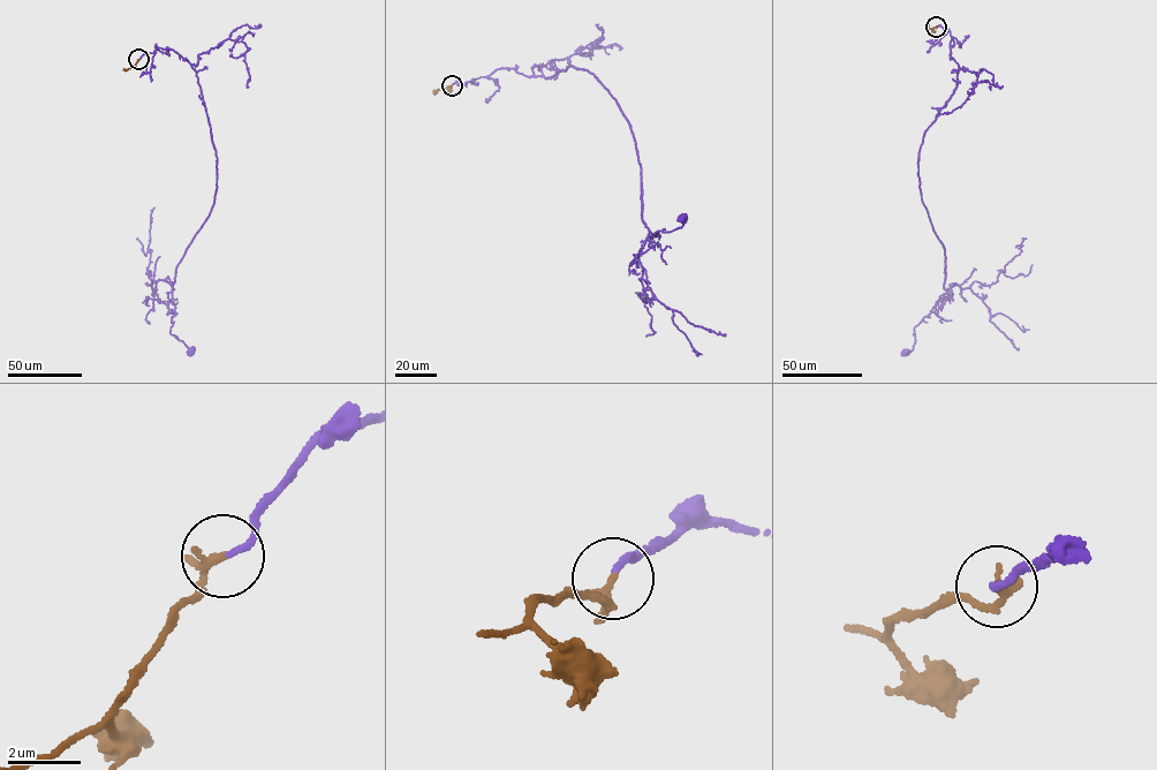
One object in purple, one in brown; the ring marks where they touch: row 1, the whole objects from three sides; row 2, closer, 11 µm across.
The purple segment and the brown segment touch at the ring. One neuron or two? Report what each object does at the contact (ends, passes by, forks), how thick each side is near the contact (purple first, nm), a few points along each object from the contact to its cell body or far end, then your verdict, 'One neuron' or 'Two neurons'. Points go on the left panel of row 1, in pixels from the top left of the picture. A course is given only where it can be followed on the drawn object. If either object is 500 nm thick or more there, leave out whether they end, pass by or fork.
At the ring purple ends. At the ring brown passes by. Thickness 160 nm (purple) against 180 nm. Course of purple: (138, 59), (168, 47), (190, 63), (217, 157), (213, 205), (171, 282), (175, 314), (169, 332), (190, 350). Course of brown: (138, 59), (131, 67), (123, 69). One neuron

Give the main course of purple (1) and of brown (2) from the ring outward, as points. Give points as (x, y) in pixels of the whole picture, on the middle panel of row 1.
1: (452, 84), (498, 69), (546, 78), (569, 65), (587, 70), (630, 126), (647, 238), (675, 229), (681, 219)
2: (452, 85), (435, 95)

